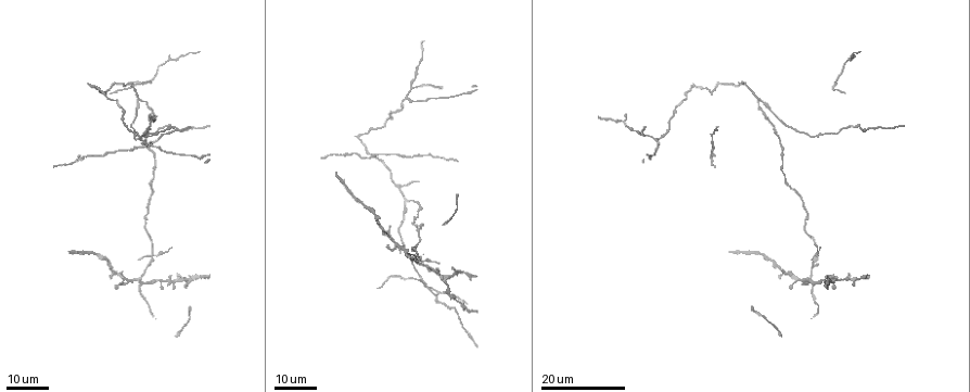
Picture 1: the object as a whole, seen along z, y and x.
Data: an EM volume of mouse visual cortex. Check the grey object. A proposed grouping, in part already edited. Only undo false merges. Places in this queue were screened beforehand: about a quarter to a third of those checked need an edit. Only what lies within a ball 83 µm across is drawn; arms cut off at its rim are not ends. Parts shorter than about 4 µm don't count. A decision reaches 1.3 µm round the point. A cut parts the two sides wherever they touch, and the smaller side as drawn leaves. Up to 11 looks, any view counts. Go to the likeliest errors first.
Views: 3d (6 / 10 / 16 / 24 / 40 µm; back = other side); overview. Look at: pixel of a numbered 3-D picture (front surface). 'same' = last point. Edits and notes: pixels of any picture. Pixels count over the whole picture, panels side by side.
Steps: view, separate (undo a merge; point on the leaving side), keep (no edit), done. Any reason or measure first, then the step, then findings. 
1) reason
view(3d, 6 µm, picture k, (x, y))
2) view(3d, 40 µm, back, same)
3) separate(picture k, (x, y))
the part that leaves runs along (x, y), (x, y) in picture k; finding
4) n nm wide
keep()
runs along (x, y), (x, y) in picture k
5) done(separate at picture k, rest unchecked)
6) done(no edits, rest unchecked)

four or more arms meet
view(3d, 24 µm, picture 1, (155, 255))

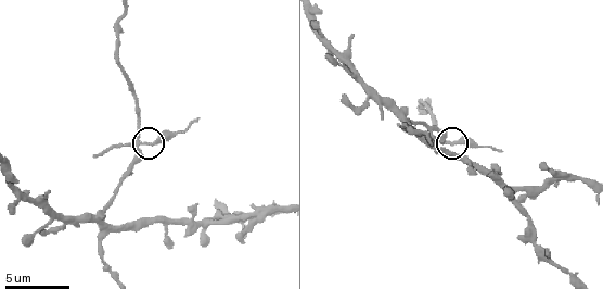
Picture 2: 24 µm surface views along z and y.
view(3d, 6 µm, picture 2, (141, 141))

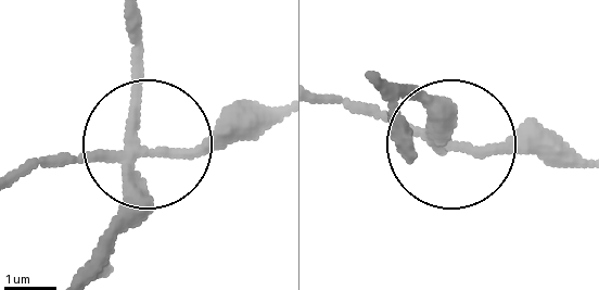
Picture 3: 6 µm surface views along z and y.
view(3d, 6 µm, back, picture 3, (459, 145))

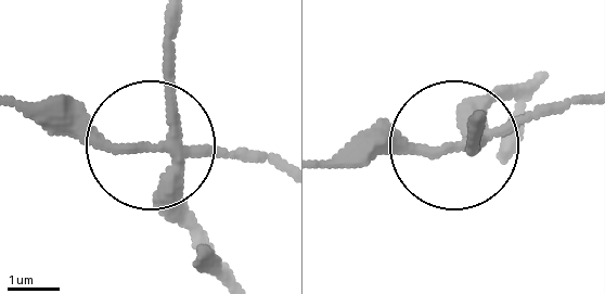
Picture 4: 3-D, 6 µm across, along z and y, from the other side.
4 arms
separate(picture 4, (95, 136))
the part that leaves runs along (172, 145), (99, 145), (21, 115) in picture 4; two neurons meet here

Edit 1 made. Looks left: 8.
redraw
view(overview)

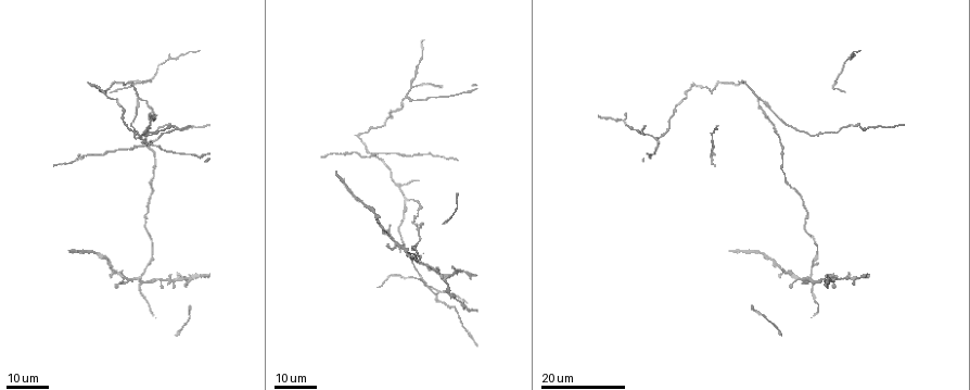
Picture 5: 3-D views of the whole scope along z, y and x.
side arm on a straight run
view(3d, 16 µm, picture 5, (759, 96))

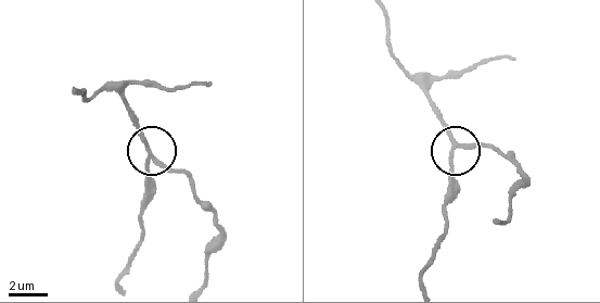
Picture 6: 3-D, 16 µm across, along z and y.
view(3d, 6 µm, picture 6, (455, 146))

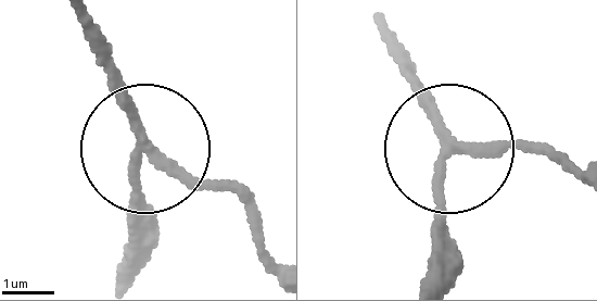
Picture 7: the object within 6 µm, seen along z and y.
side arm 58 µm
keep()
runs along (578, 177), (522, 147), (448, 151), (444, 272) in picture 7; continuous, no second neuron

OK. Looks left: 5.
two arms in line, one across
view(3d, 16 µm, picture 5, (134, 81))

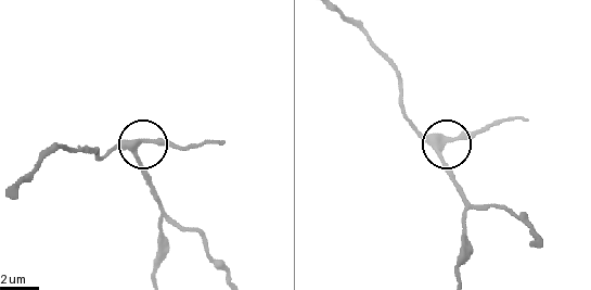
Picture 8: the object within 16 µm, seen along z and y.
view(3d, 6 µm, picture 8, (446, 138))

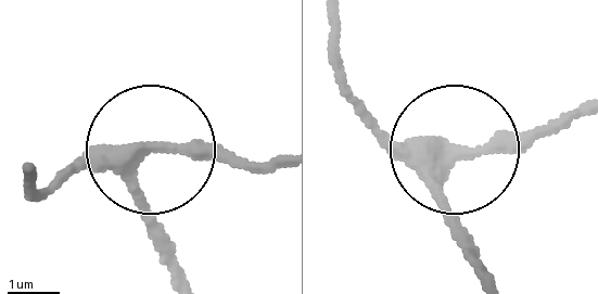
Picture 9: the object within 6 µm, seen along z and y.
keep()
runs along (486, 279), (452, 214), (447, 162), (568, 127) in picture 9; one neuron here

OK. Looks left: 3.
three arms meet
view(3d, 24 µm, picture 5, (412, 87))

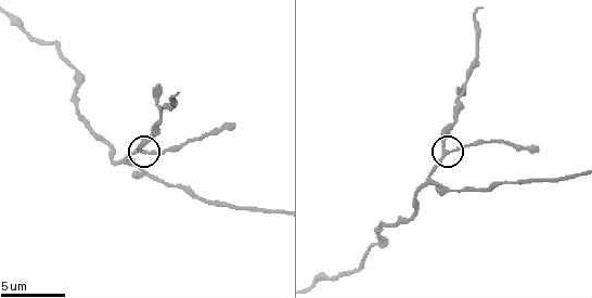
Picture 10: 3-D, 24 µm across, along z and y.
view(3d, 6 µm, picture 10, (448, 152))

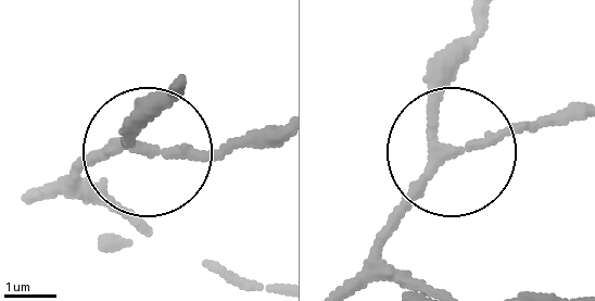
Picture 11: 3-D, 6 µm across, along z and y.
side arm 8 µm
keep()
runs along (43, 193), (122, 151), (277, 142) in picture 11; one neuron here

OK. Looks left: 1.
done(separate at picture 4, rest unchecked)

